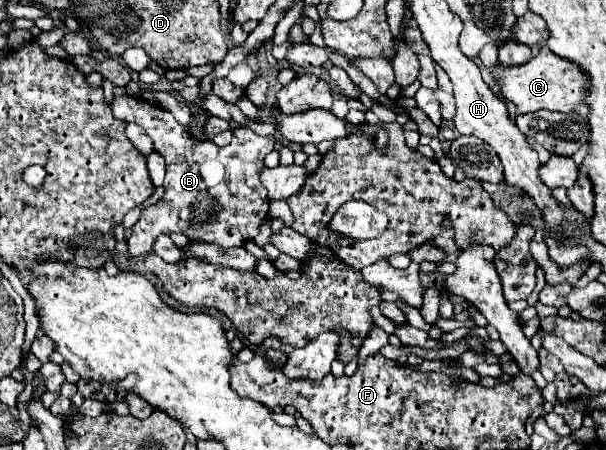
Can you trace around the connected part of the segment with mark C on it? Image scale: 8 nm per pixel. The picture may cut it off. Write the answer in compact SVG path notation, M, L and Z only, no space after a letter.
M547 47L539 49L537 57L531 57L527 63L519 67L503 67L493 65L491 77L499 85L499 97L503 101L515 103L519 113L535 113L539 109L549 111L573 111L577 103L583 103L583 73L579 73L577 65L571 65L571 61L563 61L561 57L555 57Z

